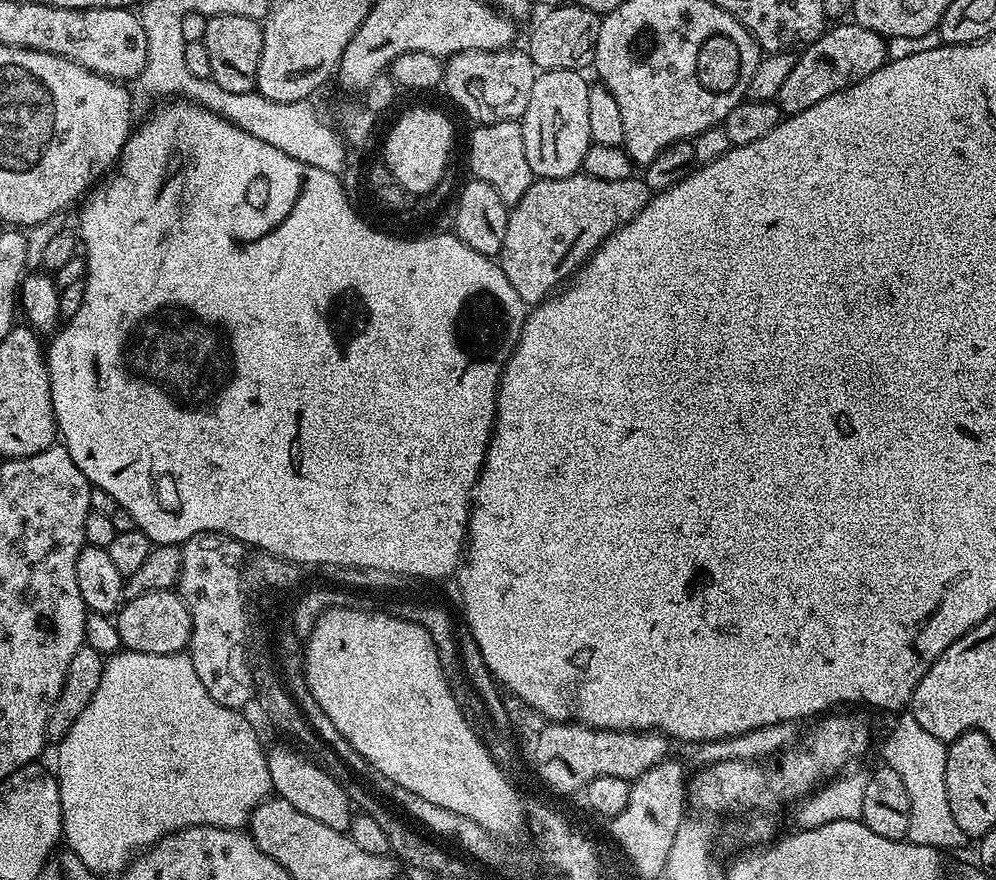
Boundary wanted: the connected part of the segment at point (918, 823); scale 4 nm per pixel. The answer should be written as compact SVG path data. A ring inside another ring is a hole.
M904 710L895 717L892 729L884 740L883 763L894 769L906 786L906 795L910 797L910 830L907 834L909 844L930 846L941 850L953 850L966 844L958 822L950 814L950 798L946 798L946 754L948 744L934 738L914 718L911 710Z

